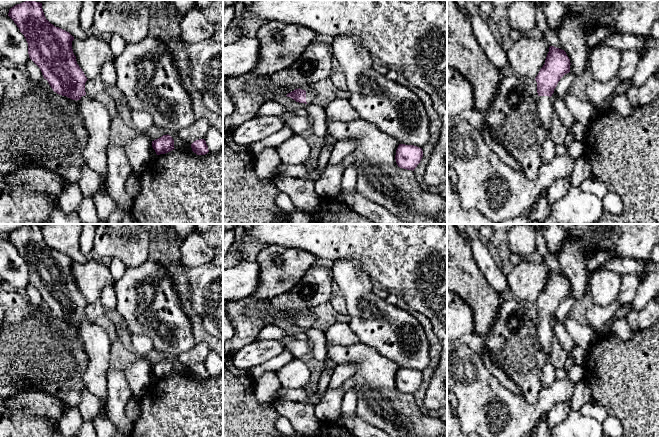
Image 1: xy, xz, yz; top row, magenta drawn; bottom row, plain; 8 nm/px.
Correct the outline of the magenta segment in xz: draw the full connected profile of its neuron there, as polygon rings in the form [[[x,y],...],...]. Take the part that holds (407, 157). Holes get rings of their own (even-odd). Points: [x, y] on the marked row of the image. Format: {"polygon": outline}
{"polygon": [[[399,144],[396,150],[395,160],[398,167],[414,171],[422,157],[422,148],[414,145]]]}

